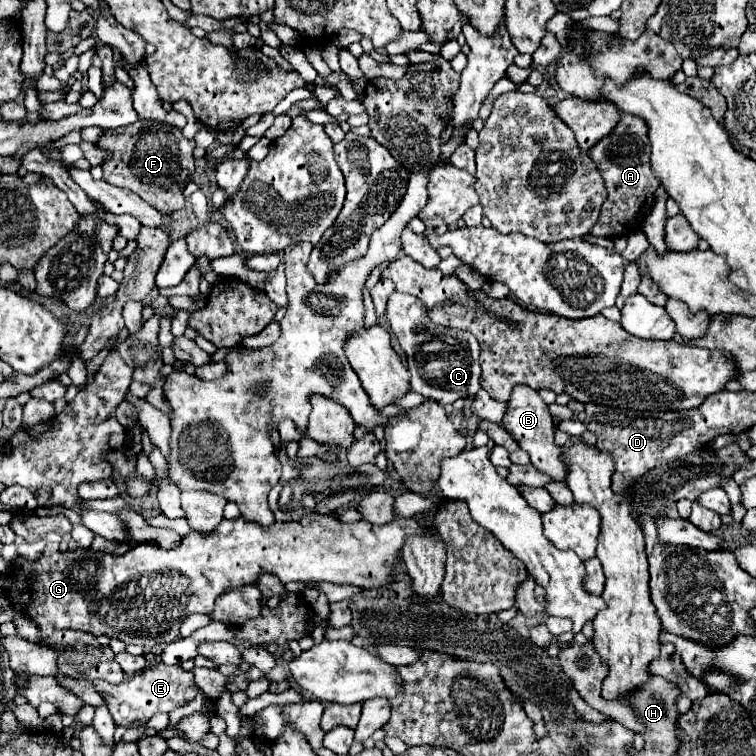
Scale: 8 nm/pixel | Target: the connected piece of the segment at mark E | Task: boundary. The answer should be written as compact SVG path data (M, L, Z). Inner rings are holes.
M165 663L149 665L147 669L143 669L137 675L127 677L119 685L111 685L111 683L105 683L105 681L91 681L91 685L105 699L113 719L117 719L117 725L125 725L125 727L145 725L157 711L171 713L177 707L190 703L201 692L201 689L193 681L191 671L183 671L179 665L169 667Z

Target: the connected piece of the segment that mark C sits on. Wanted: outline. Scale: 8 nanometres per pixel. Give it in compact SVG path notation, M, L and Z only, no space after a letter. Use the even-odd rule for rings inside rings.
M397 291L387 301L387 319L393 335L399 339L399 345L407 355L411 389L415 393L427 399L435 399L441 405L451 405L453 401L471 397L481 389L479 343L471 333L435 325L427 315L425 305L417 297Z

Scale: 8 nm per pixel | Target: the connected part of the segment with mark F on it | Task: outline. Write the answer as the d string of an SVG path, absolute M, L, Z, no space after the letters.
M139 119L135 125L103 131L99 145L111 151L111 157L105 159L101 165L103 179L107 183L123 189L131 189L161 213L173 213L185 207L183 189L191 179L191 173L195 171L193 165L195 141L185 139L179 129L157 121Z

